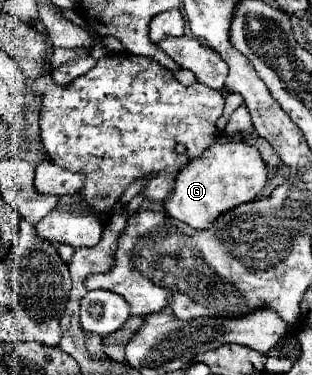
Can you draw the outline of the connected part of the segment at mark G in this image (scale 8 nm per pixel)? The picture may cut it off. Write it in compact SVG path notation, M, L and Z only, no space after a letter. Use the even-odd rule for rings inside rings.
M221 140L211 144L203 156L193 158L187 166L183 166L175 176L175 186L171 196L165 200L165 212L181 220L193 228L205 230L209 228L221 214L227 210L251 202L267 182L267 168L257 152L257 148L235 142L235 140Z

